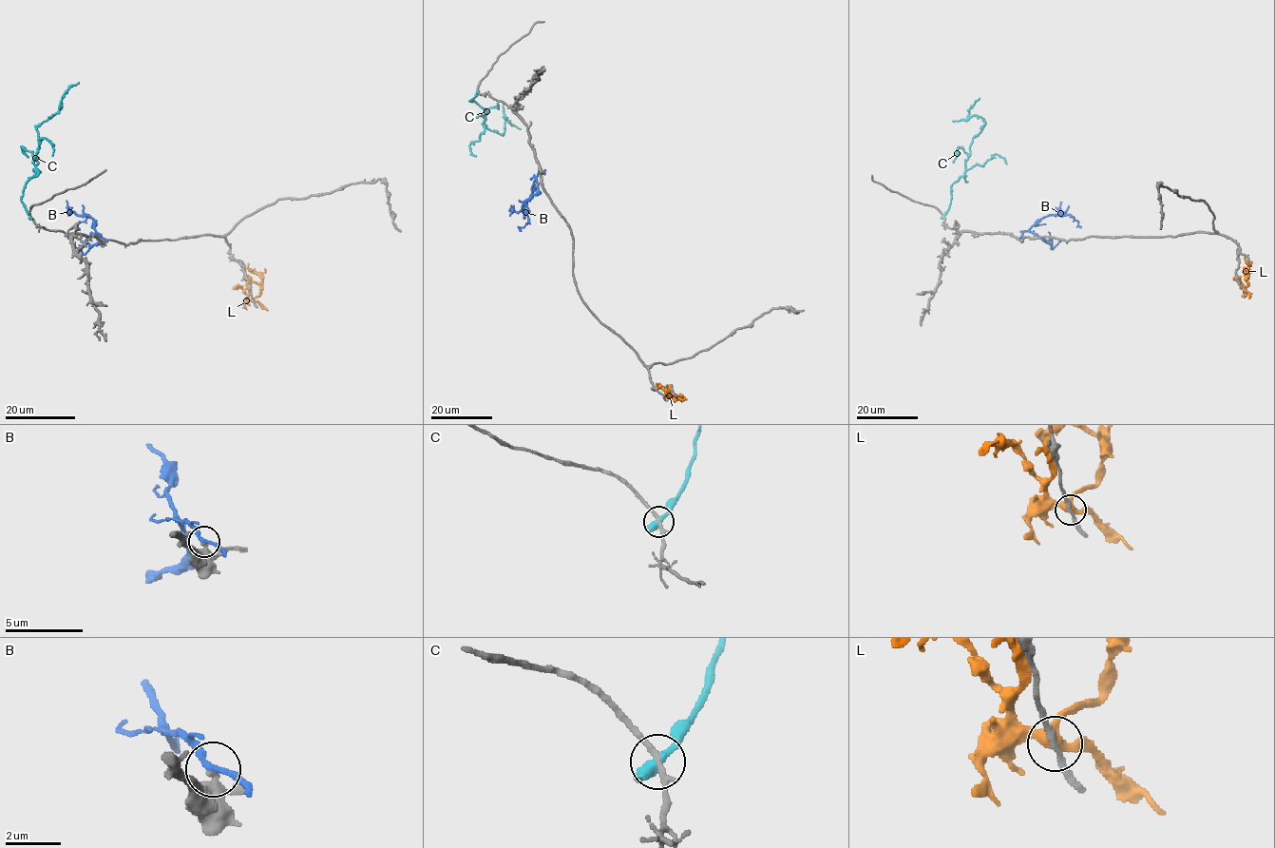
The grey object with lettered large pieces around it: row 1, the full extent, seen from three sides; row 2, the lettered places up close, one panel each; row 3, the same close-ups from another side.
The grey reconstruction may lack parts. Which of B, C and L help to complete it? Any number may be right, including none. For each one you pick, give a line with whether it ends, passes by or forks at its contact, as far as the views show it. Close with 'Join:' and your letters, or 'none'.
Join: none

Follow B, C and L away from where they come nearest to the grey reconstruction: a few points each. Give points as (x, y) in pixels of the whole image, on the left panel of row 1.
B: (102, 238), (88, 215), (83, 215), (88, 216), (78, 223), (79, 230)
C: (29, 217), (22, 196), (38, 172), (34, 163), (36, 127), (58, 111), (63, 95), (79, 82)
L: (254, 301), (260, 290), (261, 279), (247, 267), (248, 263)

